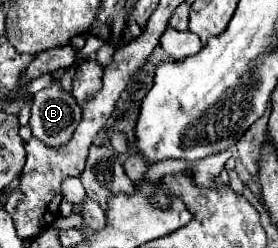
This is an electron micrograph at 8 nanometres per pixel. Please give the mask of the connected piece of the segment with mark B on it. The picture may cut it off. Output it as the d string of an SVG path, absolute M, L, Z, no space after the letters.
M54 83L32 97L32 135L50 147L68 143L80 119L80 105L72 99L72 93L60 89L60 83Z

